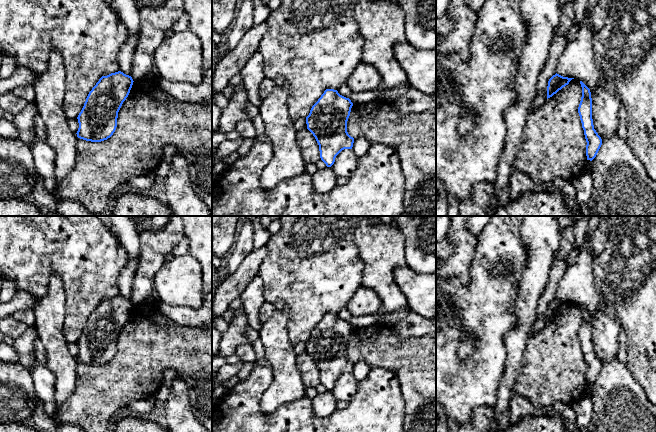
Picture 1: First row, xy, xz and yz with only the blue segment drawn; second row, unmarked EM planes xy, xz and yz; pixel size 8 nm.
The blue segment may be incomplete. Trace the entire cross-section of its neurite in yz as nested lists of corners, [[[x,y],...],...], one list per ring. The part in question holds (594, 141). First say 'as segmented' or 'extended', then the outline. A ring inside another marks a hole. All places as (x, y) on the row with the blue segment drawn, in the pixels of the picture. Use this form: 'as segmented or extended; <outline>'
as segmented; [[[580,81],[582,87],[582,97],[578,107],[578,113],[582,123],[582,128],[584,130],[586,145],[586,156],[587,160],[592,161],[601,145],[602,139],[594,129],[593,119],[592,119],[592,98],[590,89]]]

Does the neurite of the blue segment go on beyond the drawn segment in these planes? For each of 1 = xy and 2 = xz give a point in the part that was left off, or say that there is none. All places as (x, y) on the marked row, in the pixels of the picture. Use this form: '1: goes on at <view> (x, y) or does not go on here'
1: does not go on here
2: does not go on here

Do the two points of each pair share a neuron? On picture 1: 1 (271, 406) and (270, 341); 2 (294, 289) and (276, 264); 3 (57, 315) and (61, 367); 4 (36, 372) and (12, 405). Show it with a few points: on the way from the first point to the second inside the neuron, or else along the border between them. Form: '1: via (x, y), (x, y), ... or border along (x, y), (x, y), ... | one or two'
1: via (281, 390), (283, 388), (281, 357) | one
2: via (294, 283), (282, 270) | one
3: via (54, 328), (57, 354) | one
4: border along (29, 370), (37, 396) | two

